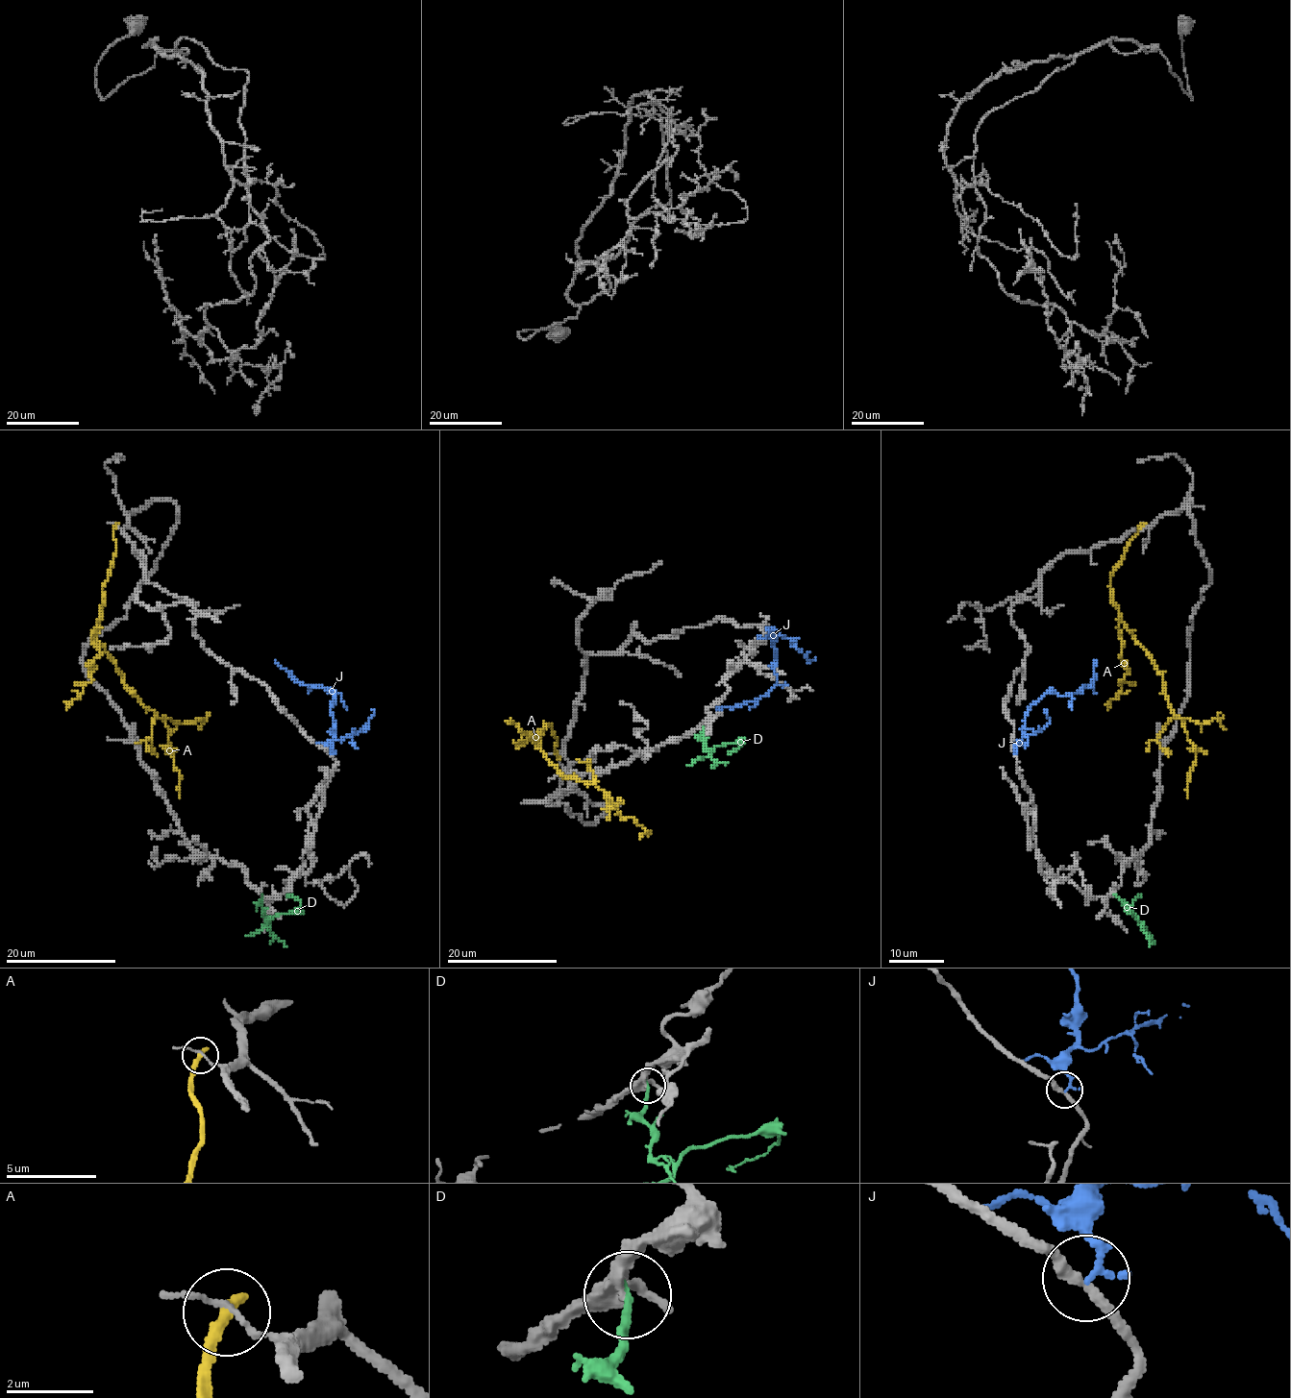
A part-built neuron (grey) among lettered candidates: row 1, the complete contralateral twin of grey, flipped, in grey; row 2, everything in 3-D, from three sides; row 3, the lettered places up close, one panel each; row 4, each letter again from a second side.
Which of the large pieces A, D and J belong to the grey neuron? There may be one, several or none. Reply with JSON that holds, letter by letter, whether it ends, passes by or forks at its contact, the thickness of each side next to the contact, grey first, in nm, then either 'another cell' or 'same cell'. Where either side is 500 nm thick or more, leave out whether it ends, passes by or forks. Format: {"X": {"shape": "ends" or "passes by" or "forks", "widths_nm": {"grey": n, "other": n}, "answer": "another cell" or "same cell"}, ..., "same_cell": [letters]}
{"A": {"shape": "ends", "widths_nm": {"grey": 100, "other": 320}, "answer": "another cell"}, "D": {"shape": "ends", "widths_nm": {"grey": 260, "other": 190}, "answer": "another cell"}, "J": {"shape": "ends", "widths_nm": {"grey": 240, "other": 170}, "answer": "another cell"}, "same_cell": []}

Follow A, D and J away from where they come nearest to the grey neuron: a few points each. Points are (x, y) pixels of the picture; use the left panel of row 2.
A: (115, 525), (115, 555), (94, 638), (123, 684), (166, 722), (180, 776), (178, 798)
D: (260, 894), (262, 914), (269, 918), (299, 908), (301, 903), (295, 897), (285, 895)
J: (330, 753), (334, 734), (331, 710), (335, 693), (335, 696), (321, 687), (298, 683), (275, 659)

